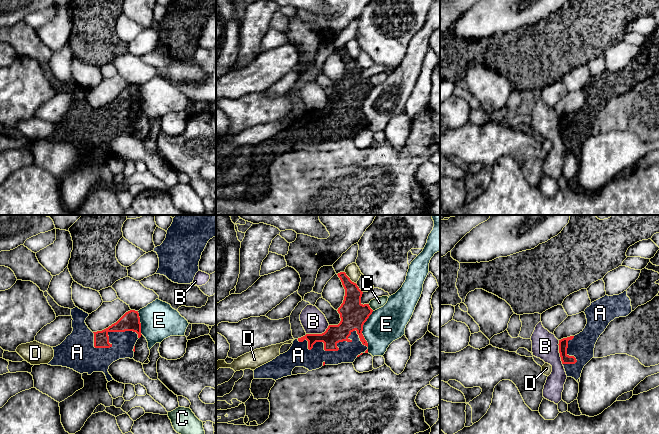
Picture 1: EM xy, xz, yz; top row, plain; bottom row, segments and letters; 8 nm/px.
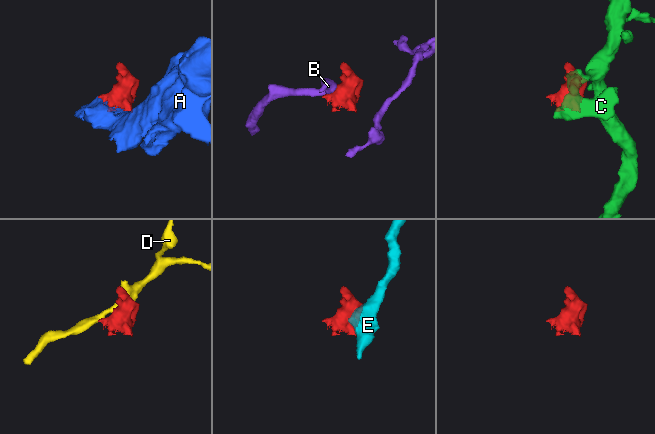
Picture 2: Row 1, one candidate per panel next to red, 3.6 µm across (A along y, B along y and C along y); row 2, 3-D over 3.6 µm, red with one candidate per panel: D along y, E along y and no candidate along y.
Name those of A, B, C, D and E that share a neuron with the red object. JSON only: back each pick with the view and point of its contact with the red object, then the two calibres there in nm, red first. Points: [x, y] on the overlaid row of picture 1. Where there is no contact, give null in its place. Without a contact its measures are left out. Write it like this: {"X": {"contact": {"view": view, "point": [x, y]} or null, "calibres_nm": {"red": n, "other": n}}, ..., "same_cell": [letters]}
{"A": {"contact": {"view": "xz", "point": [336, 350]}, "calibres_nm": {"red": 150, "other": 170}}, "same_cell": ["A"]}

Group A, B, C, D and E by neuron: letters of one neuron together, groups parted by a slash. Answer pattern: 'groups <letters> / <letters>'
groups A / B / C / D / E

